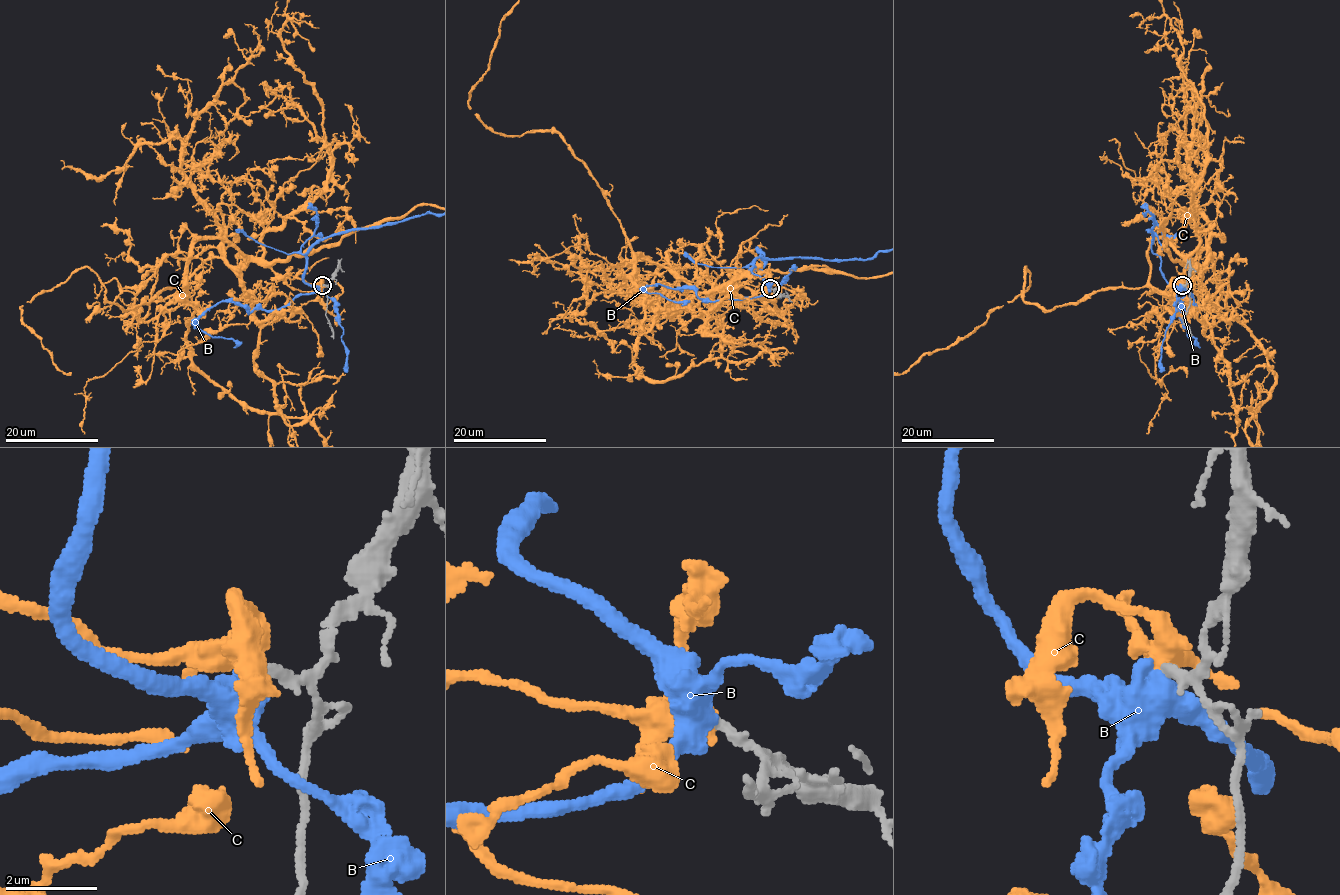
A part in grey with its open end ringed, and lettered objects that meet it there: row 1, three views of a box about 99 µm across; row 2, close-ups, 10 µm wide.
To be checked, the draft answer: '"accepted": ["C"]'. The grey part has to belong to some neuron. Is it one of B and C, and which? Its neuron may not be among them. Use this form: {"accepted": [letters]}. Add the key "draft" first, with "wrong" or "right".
{"draft": "right", "accepted": ["C"]}

